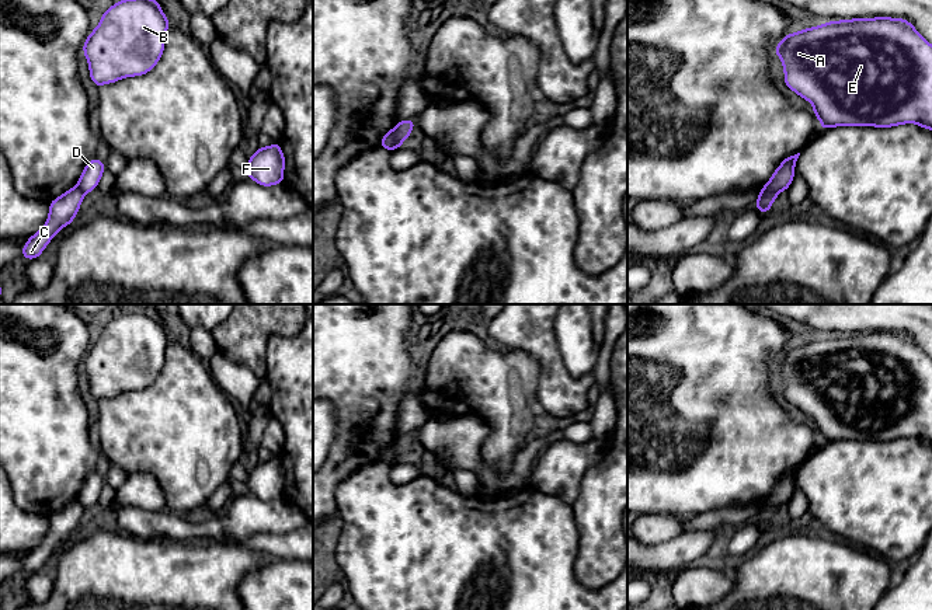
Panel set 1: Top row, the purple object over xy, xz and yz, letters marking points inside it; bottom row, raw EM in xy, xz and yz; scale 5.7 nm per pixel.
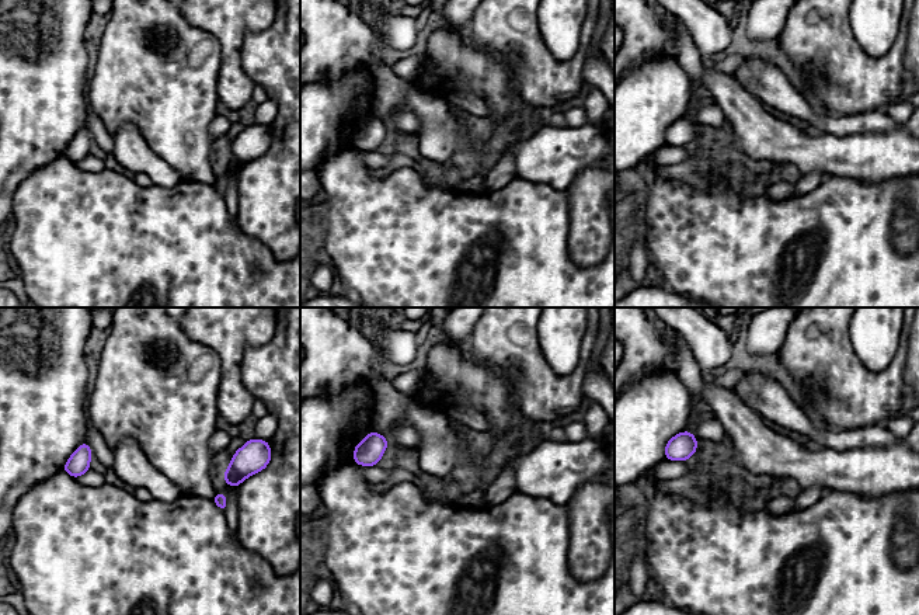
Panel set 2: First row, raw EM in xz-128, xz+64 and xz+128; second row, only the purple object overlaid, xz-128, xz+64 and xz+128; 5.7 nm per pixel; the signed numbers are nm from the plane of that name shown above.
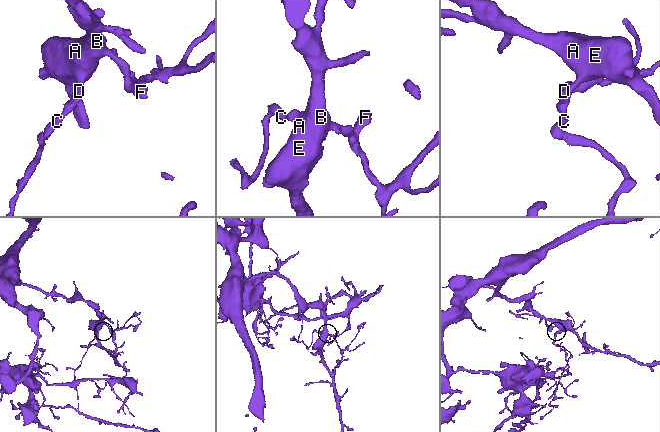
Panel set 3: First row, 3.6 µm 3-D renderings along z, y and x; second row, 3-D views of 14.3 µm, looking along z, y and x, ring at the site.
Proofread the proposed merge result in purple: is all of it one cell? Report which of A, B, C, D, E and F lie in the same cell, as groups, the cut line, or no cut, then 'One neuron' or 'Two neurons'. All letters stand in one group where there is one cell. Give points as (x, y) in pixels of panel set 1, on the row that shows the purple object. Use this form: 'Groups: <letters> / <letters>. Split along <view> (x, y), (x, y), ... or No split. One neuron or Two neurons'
Groups: A B D E F / C. Split along xz (396, 128), (392, 149). Two neurons

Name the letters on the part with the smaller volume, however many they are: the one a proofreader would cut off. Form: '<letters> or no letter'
C

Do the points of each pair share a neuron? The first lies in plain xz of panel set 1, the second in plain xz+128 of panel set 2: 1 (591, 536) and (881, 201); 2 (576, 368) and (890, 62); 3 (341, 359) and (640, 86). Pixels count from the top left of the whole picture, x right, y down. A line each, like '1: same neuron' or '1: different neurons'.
1: different neurons
2: different neurons
3: different neurons

